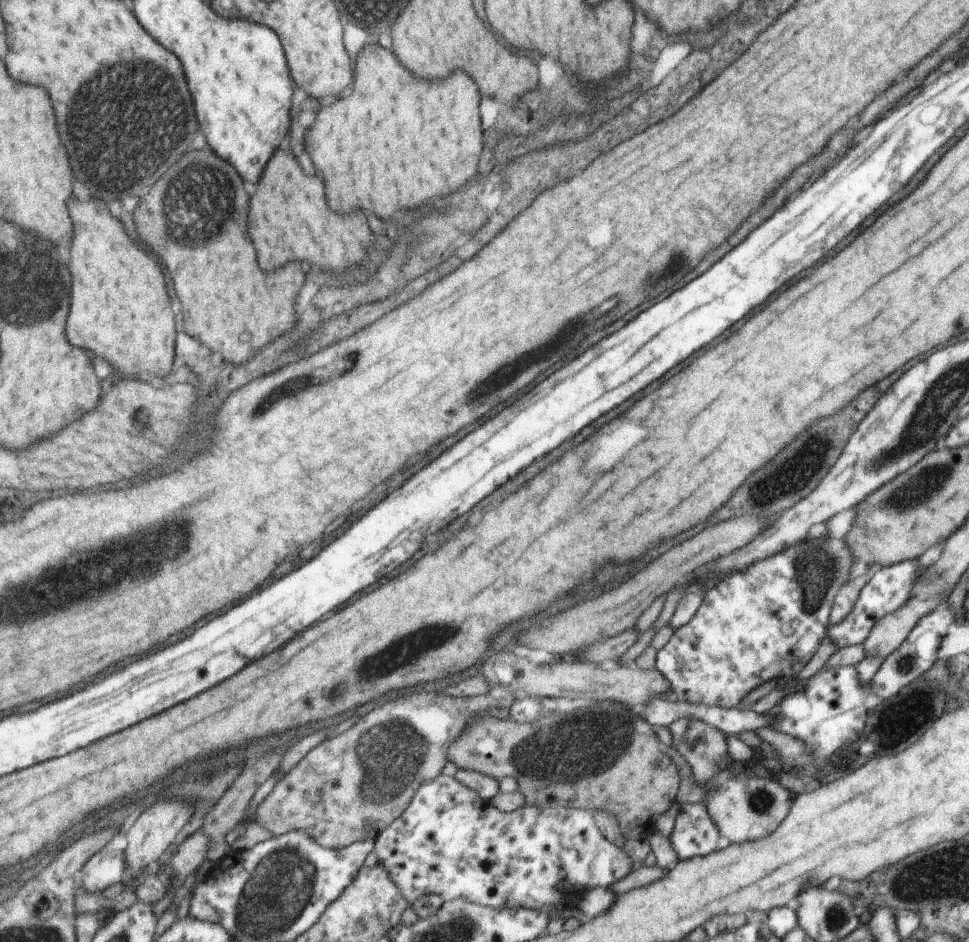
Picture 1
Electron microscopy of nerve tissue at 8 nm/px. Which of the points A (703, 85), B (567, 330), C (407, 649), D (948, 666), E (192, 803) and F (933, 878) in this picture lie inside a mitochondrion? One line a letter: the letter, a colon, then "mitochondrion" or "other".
A: other
B: mitochondrion
C: mitochondrion
D: other
E: other
F: mitochondrion

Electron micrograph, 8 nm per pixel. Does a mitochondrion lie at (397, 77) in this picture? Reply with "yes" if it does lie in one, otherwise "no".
no

